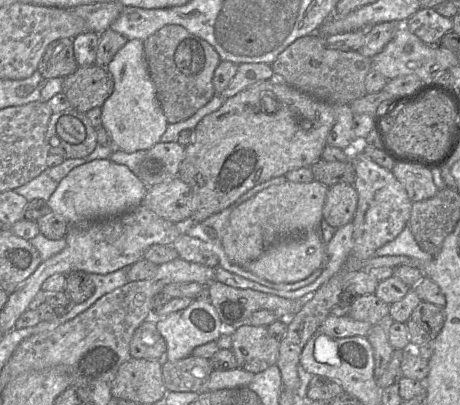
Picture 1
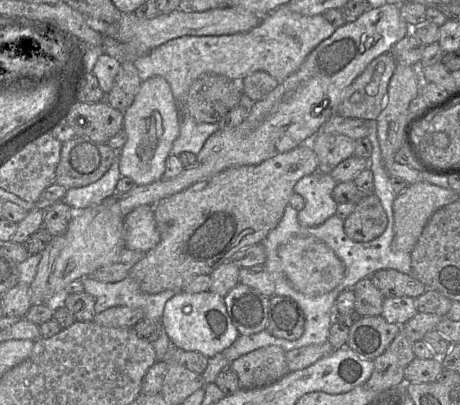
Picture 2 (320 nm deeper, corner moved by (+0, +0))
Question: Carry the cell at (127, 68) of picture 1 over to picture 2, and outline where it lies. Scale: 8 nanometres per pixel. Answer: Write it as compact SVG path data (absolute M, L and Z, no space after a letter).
M153 76L141 82L133 103L123 113L123 130L127 134L127 141L118 152L121 176L131 178L136 185L160 180L172 144L180 132L179 106L163 77Z

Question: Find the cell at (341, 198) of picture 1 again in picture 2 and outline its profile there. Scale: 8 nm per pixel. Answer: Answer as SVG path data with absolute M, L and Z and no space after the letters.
M369 194L355 205L353 212L344 220L344 230L348 237L356 242L369 242L379 237L387 224L387 214L380 199L375 194Z

